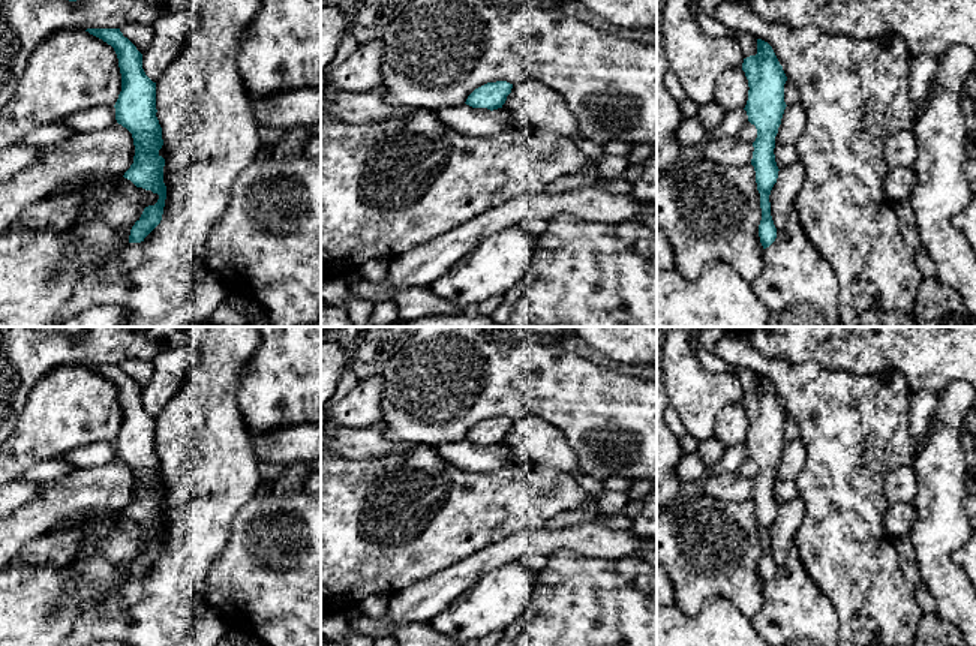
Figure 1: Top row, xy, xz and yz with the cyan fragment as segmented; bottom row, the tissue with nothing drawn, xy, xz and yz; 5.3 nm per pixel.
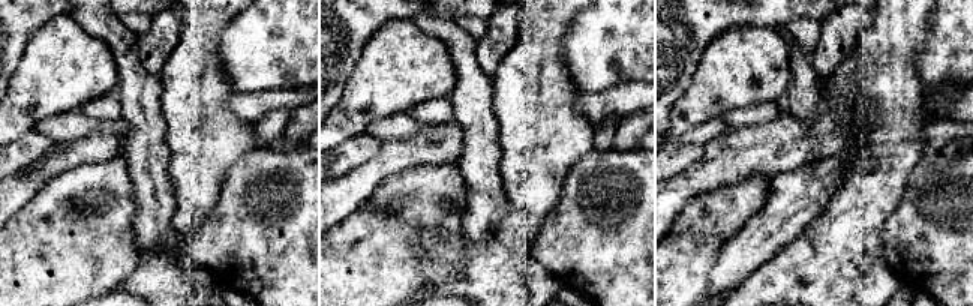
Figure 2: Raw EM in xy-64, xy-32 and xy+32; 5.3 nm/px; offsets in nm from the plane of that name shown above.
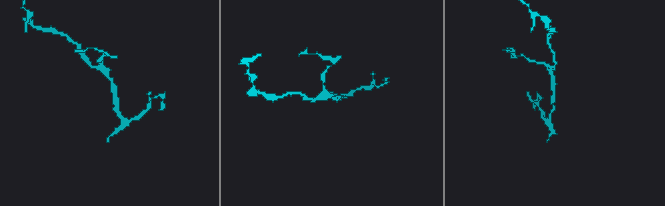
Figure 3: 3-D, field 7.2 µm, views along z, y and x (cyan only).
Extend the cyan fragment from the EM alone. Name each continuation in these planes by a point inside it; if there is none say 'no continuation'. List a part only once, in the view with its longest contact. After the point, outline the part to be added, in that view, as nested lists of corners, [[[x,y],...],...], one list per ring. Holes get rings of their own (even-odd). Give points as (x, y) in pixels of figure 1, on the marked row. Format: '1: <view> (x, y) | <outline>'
no continuation

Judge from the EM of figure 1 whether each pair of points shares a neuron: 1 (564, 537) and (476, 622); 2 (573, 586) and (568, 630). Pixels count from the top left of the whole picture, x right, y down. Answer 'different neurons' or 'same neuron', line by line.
1: different neurons
2: same neuron

